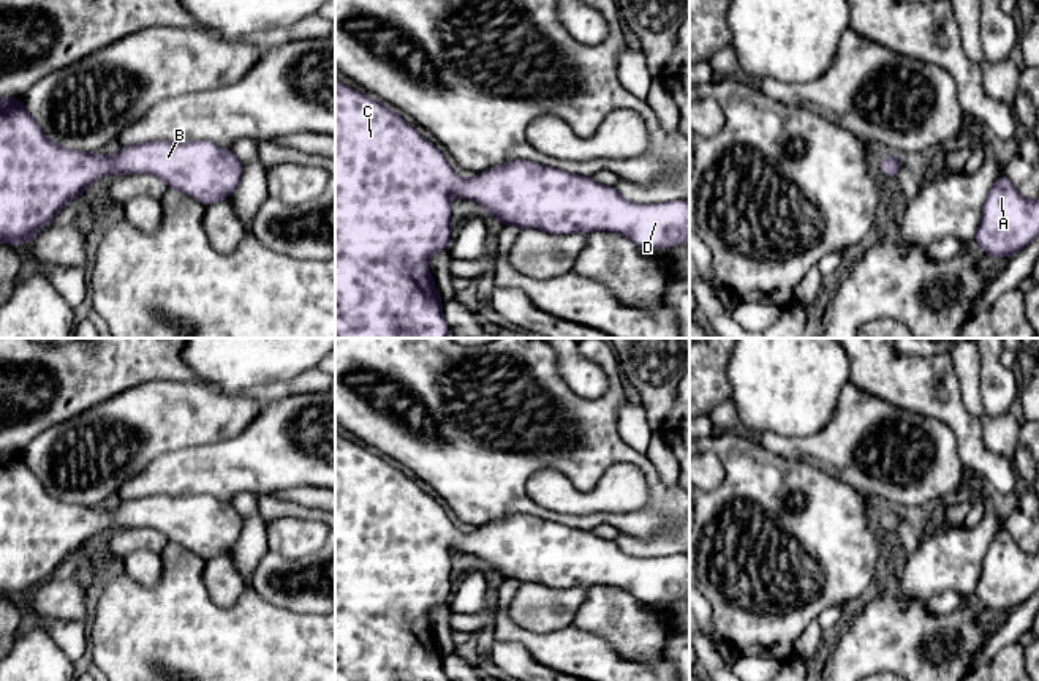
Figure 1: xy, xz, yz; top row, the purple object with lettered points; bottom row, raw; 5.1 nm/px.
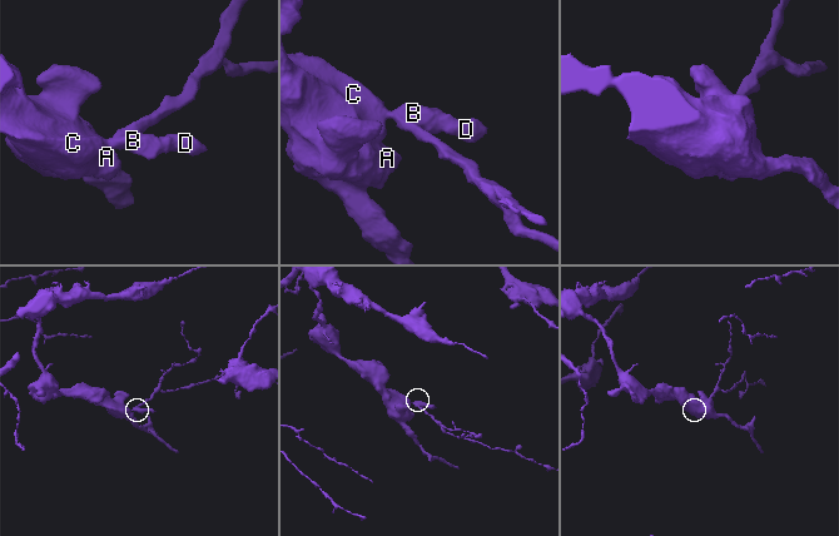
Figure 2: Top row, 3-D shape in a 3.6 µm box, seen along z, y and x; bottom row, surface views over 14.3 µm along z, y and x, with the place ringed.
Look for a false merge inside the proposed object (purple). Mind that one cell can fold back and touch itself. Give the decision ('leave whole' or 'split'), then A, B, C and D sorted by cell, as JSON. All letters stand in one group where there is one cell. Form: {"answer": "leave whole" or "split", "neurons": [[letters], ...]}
{"answer": "leave whole", "neurons": [["A", "B", "C", "D"]]}

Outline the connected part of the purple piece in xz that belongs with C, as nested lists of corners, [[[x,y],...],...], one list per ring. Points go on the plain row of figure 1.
[[[335,433],[335,681],[448,681],[441,667],[443,654],[427,615],[432,608],[448,604],[452,550],[474,555],[503,580],[561,589],[609,585],[629,593],[640,604],[671,602],[690,591],[690,556],[683,553],[629,556],[615,540],[604,540],[593,531],[523,514],[498,518],[468,534],[459,532],[446,509],[391,461]]]

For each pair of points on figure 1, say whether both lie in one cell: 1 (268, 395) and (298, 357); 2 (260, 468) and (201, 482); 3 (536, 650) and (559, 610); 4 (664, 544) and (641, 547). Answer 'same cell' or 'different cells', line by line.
1: different cells
2: same cell
3: different cells
4: same cell

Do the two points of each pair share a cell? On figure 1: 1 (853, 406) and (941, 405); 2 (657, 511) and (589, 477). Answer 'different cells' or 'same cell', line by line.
1: different cells
2: same cell

